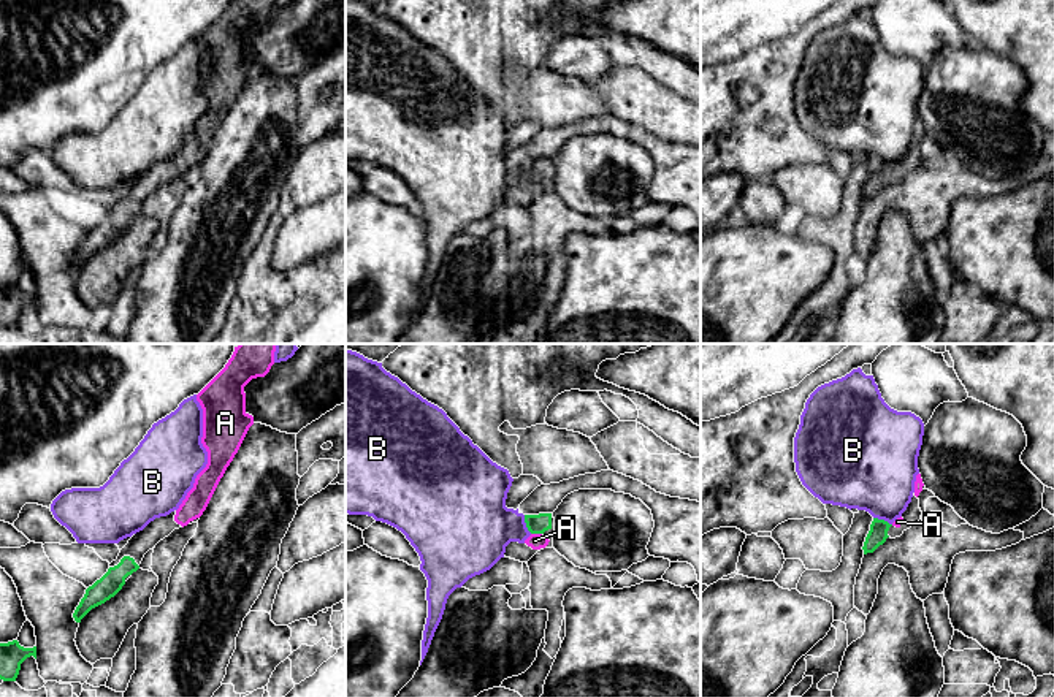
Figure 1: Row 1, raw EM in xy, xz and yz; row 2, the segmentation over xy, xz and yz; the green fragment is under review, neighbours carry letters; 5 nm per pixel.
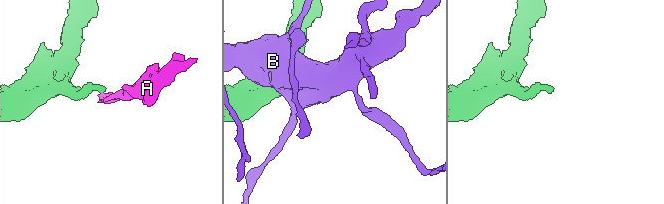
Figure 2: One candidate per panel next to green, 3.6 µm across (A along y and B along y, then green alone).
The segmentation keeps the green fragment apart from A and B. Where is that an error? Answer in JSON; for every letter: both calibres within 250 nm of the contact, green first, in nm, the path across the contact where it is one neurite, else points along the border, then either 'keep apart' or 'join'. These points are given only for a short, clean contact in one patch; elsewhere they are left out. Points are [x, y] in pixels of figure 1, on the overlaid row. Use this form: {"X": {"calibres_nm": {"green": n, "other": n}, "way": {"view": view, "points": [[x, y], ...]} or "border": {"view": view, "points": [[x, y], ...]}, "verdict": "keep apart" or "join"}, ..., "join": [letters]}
{"A": {"calibres_nm": {"green": 100, "other": 80}, "way": {"view": "xz", "points": [[539, 523], [536, 533], [534, 540]]}, "verdict": "join"}, "B": {"calibres_nm": {"green": 100, "other": 360}, "verdict": "keep apart"}, "join": ["A"]}

